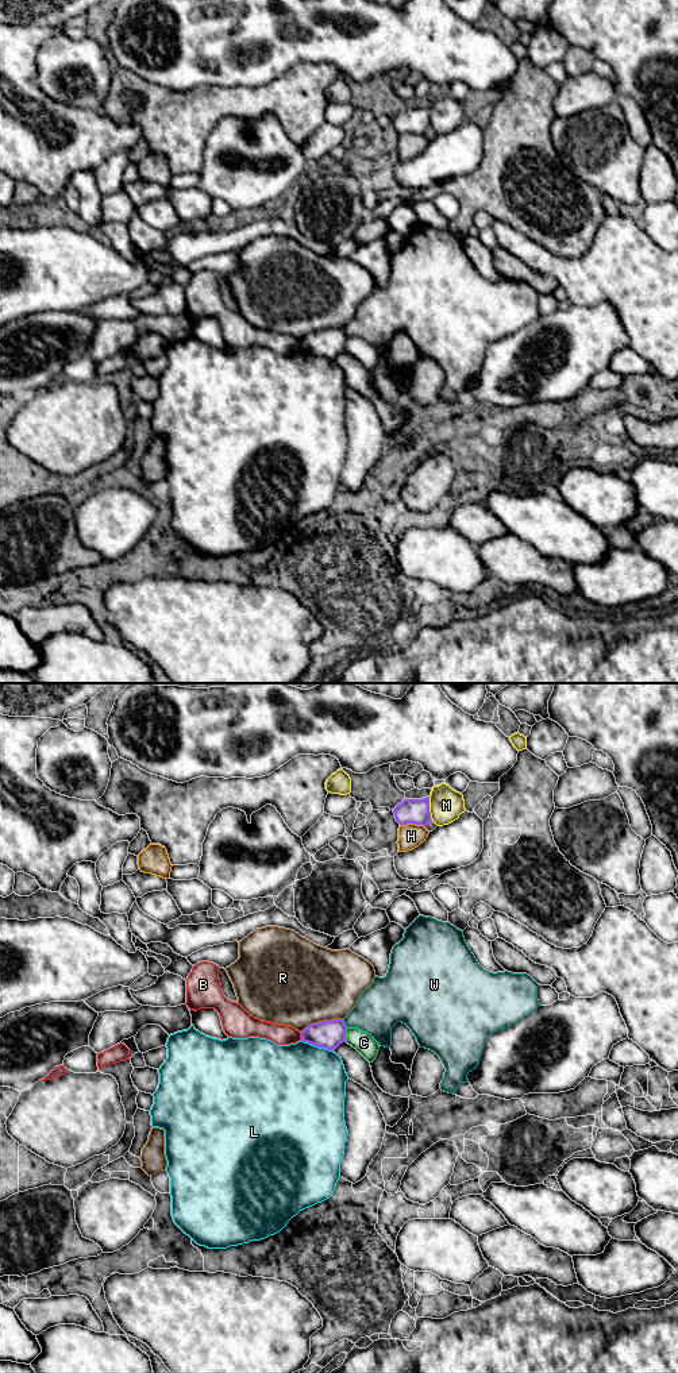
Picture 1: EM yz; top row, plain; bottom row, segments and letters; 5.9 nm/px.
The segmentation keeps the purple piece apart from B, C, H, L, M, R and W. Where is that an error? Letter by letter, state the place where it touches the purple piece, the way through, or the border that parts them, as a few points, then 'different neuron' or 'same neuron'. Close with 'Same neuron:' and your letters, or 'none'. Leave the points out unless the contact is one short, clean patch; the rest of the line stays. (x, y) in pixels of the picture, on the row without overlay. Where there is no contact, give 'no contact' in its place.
B: meets purple in yz at (301, 344); border along yz (299, 340), (301, 348); different neuron
C: meets purple in yz at (345, 343); different neuron
H: meets purple in yz at (412, 131); different neuron
L: meets purple in yz at (318, 355); different neuron
M: meets purple in yz at (428, 116); different neuron
R: meets purple in yz at (320, 331); different neuron
W: meets purple in yz at (345, 332); different neuron
Same neuron: none

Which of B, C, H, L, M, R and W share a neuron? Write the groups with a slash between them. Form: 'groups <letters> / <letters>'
groups B / C / H / L / M / R / W

